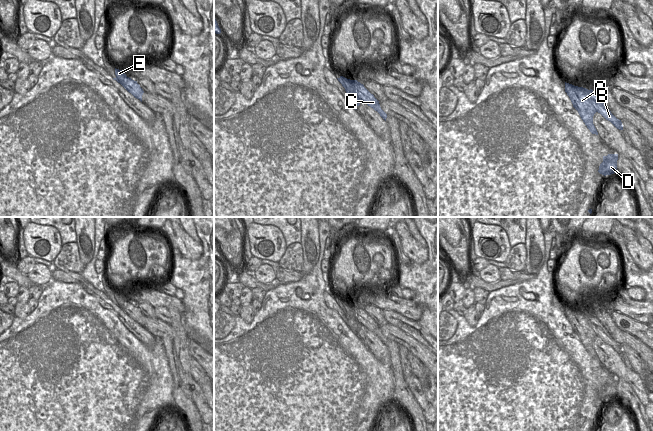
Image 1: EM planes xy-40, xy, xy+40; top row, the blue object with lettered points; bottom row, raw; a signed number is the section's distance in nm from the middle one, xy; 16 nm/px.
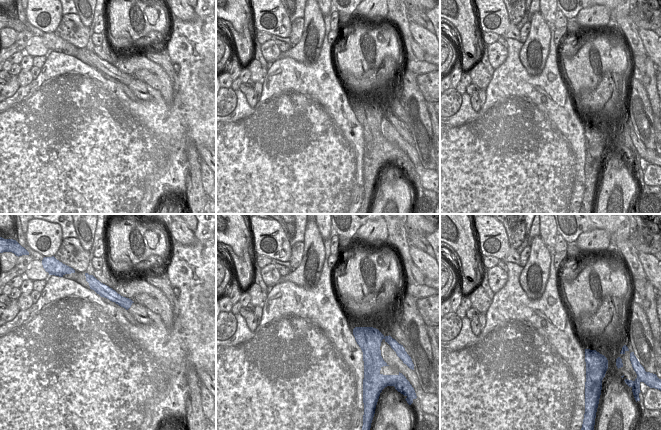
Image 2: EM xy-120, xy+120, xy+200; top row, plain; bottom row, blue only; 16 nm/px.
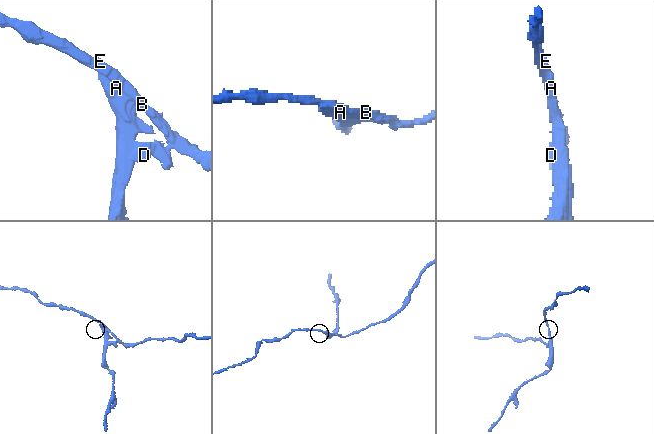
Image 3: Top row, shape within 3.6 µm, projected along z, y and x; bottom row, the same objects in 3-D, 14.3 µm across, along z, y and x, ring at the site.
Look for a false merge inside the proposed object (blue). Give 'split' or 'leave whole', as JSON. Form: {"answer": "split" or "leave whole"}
{"answer": "split"}

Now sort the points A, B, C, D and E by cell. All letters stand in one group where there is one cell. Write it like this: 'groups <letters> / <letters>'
groups A D / B C E

